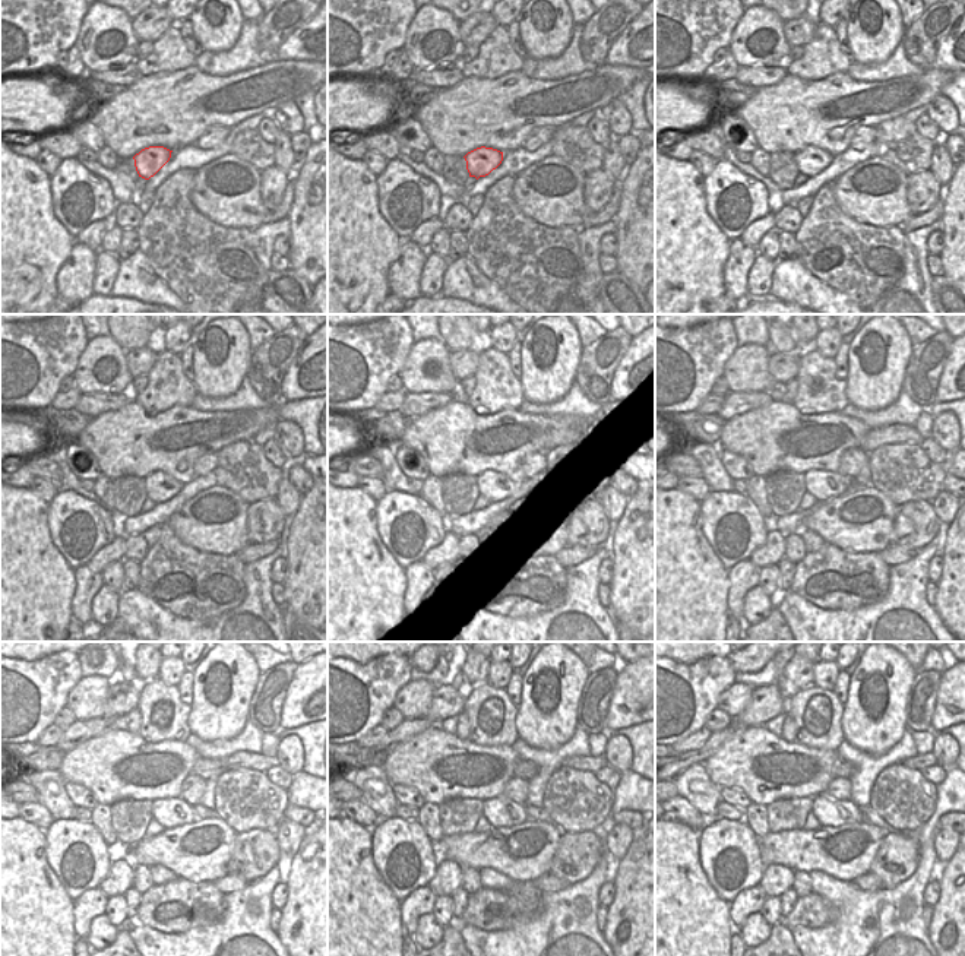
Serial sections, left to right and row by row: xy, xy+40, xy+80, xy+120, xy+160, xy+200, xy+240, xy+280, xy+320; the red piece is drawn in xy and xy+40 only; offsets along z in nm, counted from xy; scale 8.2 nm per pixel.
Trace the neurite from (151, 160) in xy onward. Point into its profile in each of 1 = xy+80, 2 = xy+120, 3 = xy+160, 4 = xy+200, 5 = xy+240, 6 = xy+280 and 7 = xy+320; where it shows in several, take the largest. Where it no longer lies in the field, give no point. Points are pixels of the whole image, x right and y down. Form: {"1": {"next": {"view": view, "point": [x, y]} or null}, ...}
{"1": {"next": {"view": "xy+80", "point": [810, 161]}}, "2": {"next": {"view": "xy+120", "point": [160, 487]}}, "3": {"next": {"view": "xy+160", "point": [493, 486]}}, "4": {"next": {"view": "xy+200", "point": [823, 486]}}, "5": {"next": {"view": "xy+240", "point": [168, 812]}}, "6": {"next": {"view": "xy+280", "point": [500, 812]}}, "7": {"next": {"view": "xy+320", "point": [829, 812]}}}

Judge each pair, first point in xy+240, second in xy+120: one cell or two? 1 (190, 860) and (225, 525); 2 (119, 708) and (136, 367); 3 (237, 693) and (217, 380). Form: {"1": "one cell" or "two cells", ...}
{"1": "one cell", "2": "one cell", "3": "one cell"}

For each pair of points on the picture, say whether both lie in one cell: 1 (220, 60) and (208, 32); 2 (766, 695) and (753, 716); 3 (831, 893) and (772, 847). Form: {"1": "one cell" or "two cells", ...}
{"1": "two cells", "2": "one cell", "3": "two cells"}

